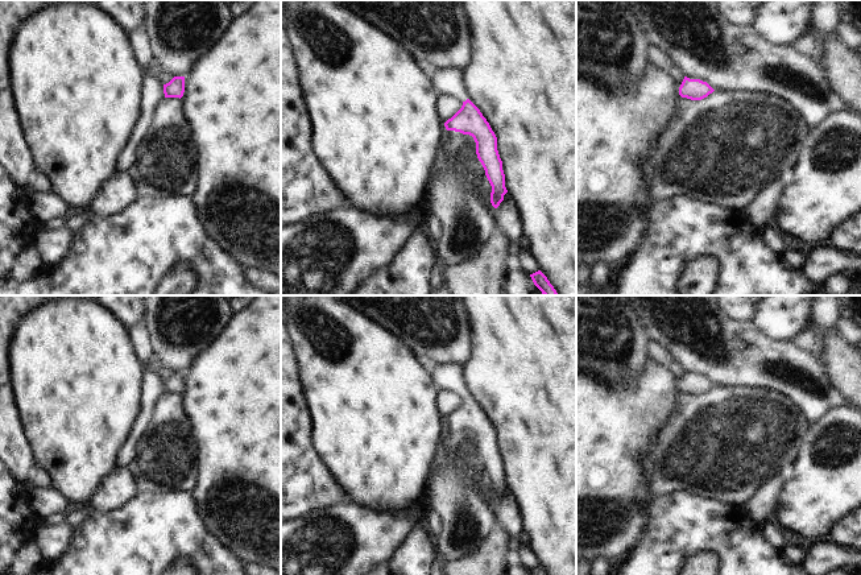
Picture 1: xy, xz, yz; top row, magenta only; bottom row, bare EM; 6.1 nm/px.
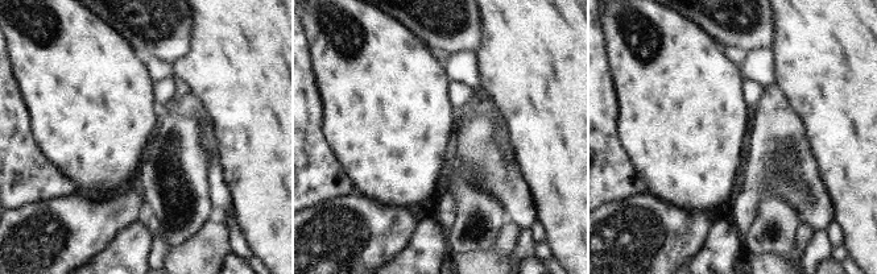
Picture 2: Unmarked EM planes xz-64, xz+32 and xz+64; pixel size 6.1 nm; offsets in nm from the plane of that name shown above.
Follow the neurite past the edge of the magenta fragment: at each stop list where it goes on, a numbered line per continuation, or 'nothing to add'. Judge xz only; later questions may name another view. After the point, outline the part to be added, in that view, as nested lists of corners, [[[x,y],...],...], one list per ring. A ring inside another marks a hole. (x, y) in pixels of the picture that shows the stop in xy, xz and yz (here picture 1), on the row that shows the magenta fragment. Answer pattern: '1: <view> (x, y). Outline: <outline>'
1: xz (448, 81). Outline: [[[454,67],[432,70],[429,76],[436,95],[447,94],[461,103],[465,102],[468,99],[468,92],[463,84],[461,71],[463,70]]]

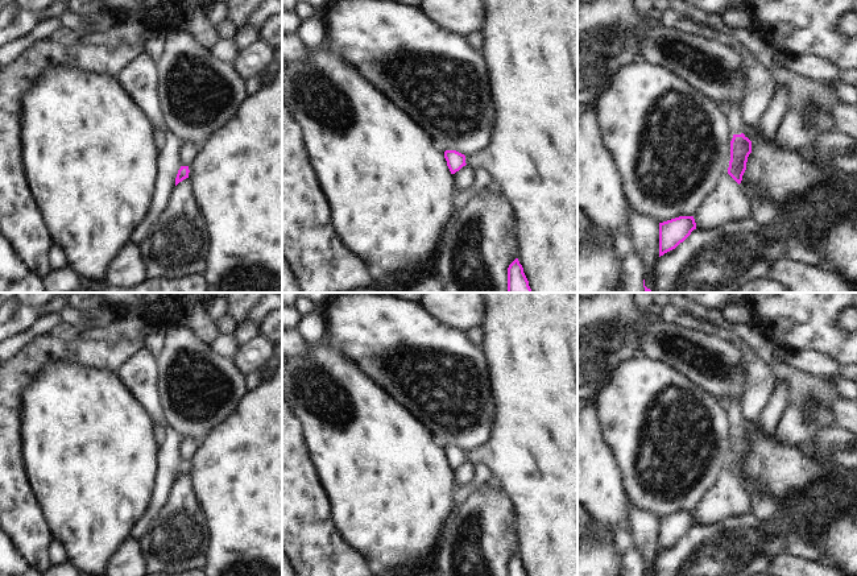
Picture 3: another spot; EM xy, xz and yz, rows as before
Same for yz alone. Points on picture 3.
1: yz (779, 106). Outline: [[[777,84],[775,92],[759,120],[755,134],[749,137],[752,141],[752,150],[754,149],[754,141],[767,145],[775,140],[782,121],[791,111],[791,105],[792,88],[788,84]]]

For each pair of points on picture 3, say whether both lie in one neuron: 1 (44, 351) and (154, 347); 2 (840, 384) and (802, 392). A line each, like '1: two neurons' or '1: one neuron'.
1: two neurons
2: two neurons

